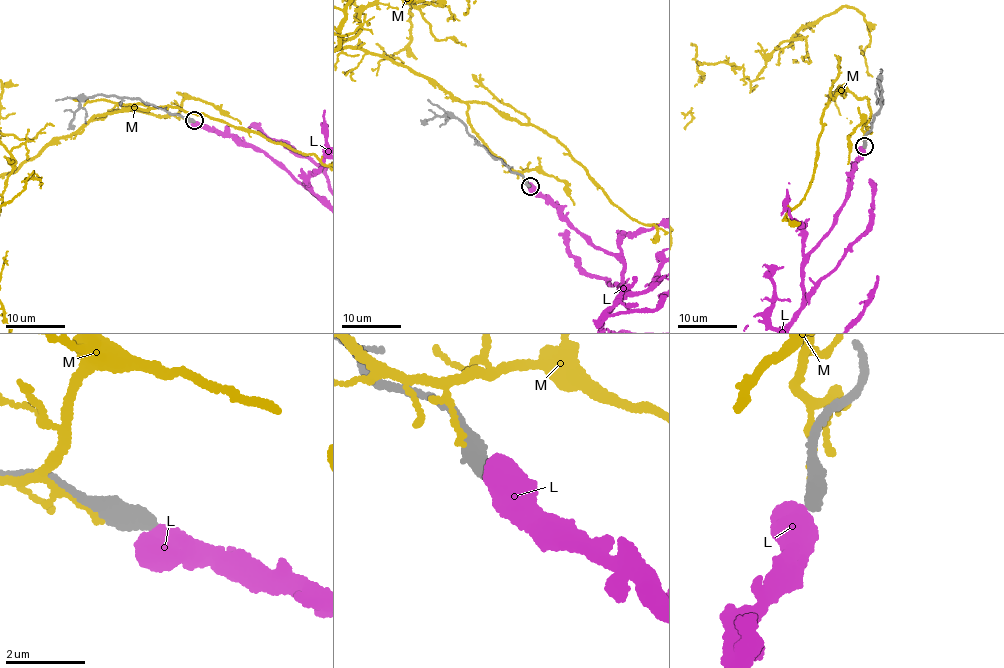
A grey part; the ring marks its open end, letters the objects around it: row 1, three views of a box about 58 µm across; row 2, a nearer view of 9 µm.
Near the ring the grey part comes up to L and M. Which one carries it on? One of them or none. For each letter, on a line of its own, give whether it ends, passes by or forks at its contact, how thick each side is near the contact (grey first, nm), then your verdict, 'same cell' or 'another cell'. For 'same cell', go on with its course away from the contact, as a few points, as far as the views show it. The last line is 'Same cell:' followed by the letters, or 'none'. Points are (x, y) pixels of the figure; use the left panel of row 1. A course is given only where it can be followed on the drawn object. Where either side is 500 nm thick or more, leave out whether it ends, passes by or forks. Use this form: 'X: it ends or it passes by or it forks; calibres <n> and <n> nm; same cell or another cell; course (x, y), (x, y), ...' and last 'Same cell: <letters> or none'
L: calibres 460 and 750 nm; another cell
M: it ends; calibres 280 and 180 nm; another cell
Same cell: none

